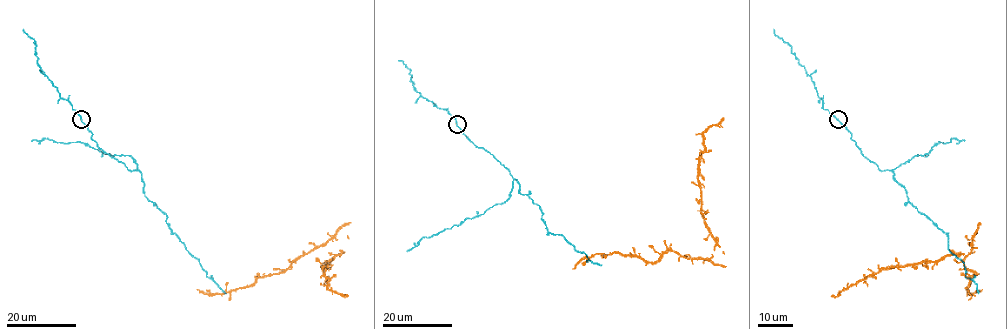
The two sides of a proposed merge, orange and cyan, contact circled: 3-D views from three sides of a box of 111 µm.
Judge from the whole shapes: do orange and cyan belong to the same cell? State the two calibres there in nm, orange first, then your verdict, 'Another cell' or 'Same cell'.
Thickness 60 nm (orange) against 190 nm. Same cell

